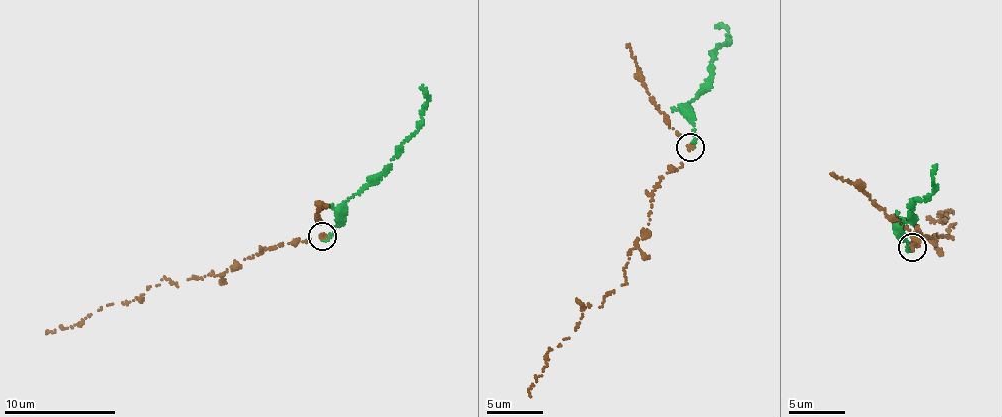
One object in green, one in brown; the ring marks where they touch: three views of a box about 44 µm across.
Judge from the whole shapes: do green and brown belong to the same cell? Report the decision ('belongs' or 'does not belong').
does not belong

